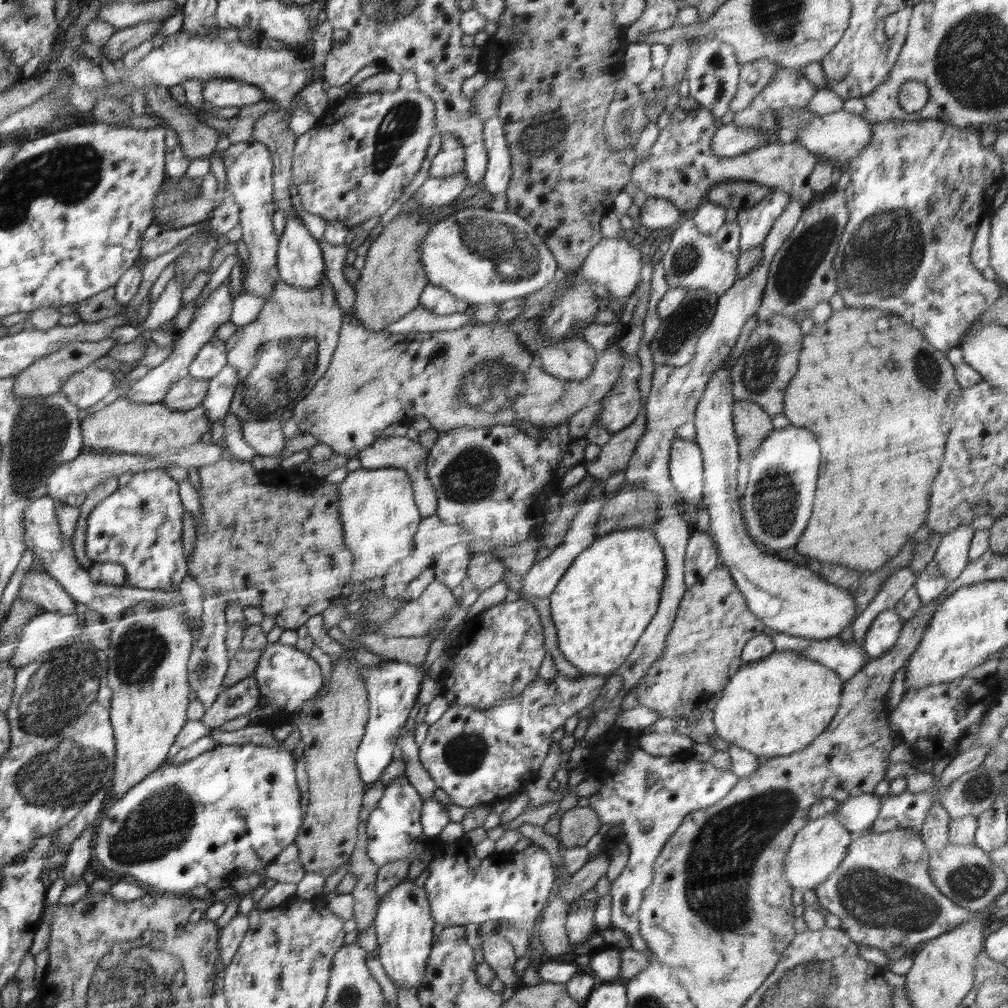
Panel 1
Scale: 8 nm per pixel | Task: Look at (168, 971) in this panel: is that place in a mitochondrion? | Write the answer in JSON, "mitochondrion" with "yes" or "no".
{"mitochondrion":"yes"}

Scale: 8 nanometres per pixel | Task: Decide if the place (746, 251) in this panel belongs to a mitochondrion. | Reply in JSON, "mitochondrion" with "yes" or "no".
{"mitochondrion":"no"}

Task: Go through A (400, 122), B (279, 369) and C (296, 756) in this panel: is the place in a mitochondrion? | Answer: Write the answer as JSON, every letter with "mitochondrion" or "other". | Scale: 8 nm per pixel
{"A":"mitochondrion","B":"mitochondrion","C":"other"}

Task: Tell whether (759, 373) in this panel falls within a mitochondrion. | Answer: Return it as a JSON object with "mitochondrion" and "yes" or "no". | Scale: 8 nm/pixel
{"mitochondrion":"yes"}

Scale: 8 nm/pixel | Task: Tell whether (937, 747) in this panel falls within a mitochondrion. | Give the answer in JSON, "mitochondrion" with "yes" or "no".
{"mitochondrion":"no"}

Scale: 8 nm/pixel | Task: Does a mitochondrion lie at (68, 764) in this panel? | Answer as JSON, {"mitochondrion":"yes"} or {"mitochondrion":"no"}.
{"mitochondrion":"yes"}

